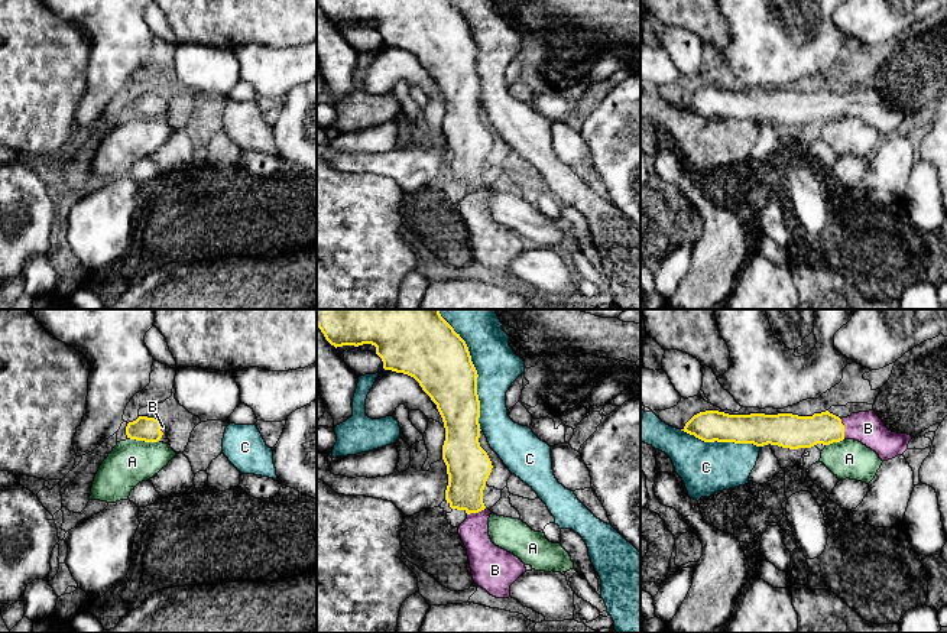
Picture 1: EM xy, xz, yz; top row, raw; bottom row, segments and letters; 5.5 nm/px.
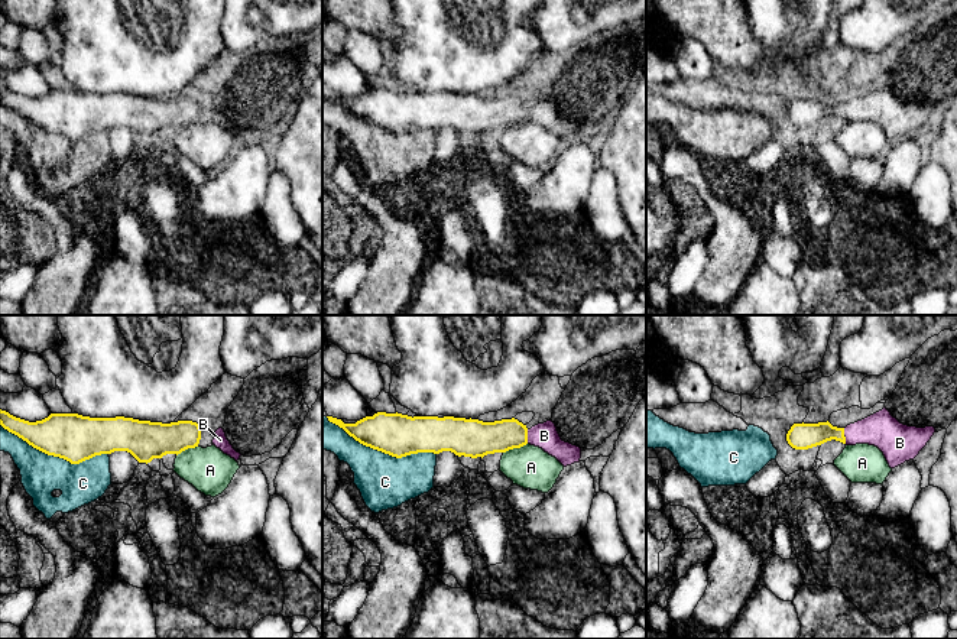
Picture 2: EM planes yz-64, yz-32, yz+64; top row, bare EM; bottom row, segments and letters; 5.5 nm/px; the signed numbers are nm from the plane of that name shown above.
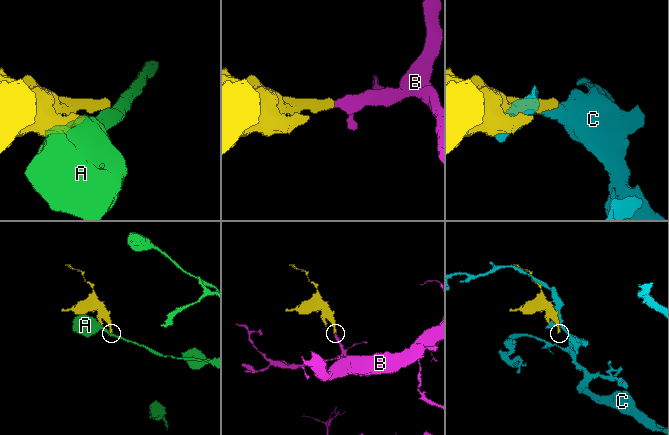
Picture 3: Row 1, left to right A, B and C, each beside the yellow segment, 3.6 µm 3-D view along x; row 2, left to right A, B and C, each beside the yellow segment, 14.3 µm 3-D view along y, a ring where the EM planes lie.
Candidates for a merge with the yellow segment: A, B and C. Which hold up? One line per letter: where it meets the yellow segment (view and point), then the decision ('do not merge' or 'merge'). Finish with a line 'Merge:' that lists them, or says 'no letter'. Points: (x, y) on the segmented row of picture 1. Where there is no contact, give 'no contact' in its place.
A: contact xy (145, 441); do not merge
B: contact yz (843, 428); merge
C: contact xz (476, 370); do not merge
Merge: B

